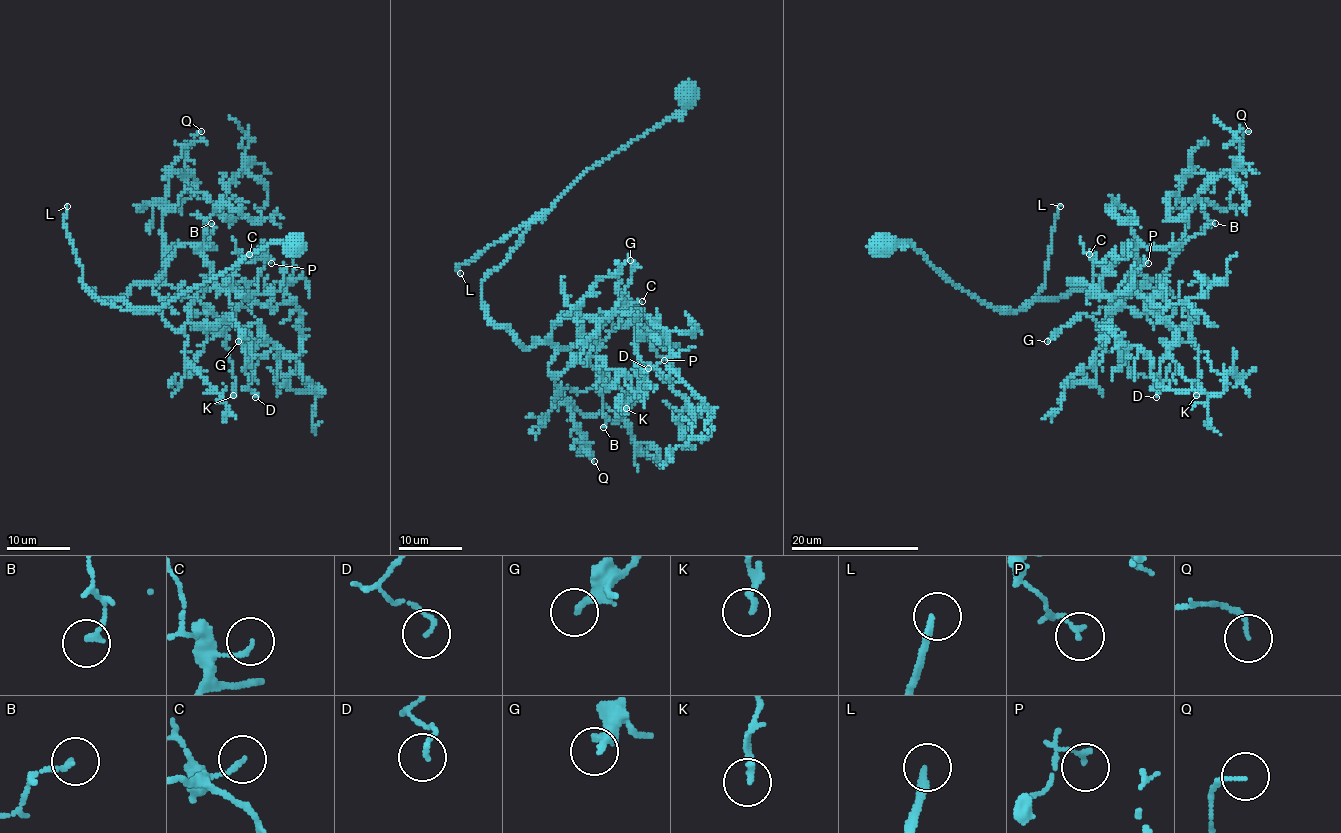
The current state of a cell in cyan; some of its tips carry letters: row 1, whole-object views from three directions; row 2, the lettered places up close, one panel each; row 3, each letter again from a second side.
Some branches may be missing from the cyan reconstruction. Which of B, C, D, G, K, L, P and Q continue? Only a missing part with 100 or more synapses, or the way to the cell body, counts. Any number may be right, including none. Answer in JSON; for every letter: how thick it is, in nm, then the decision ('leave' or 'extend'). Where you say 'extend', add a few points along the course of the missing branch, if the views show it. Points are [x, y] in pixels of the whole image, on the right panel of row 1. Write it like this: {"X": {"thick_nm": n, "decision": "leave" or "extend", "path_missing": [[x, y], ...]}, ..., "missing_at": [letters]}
{"B": {"thick_nm": 150, "decision": "leave"}, "C": {"thick_nm": 130, "decision": "leave"}, "D": {"thick_nm": 120, "decision": "leave"}, "G": {"thick_nm": 240, "decision": "leave"}, "K": {"thick_nm": 150, "decision": "leave"}, "L": {"thick_nm": 200, "decision": "extend"}, "P": {"thick_nm": 130, "decision": "leave"}, "Q": {"thick_nm": 120, "decision": "leave"}, "missing_at": ["L"]}

